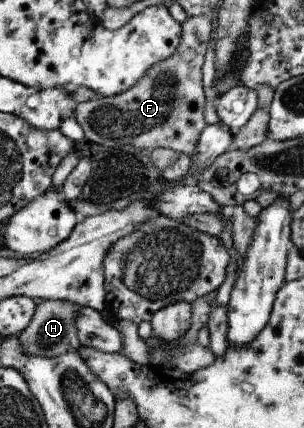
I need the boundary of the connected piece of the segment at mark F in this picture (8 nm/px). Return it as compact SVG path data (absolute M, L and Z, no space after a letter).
M209 16L187 17L180 24L180 38L176 51L168 58L153 64L131 88L111 97L94 97L92 100L77 103L74 118L81 126L83 142L106 147L130 145L134 148L151 150L162 147L176 151L178 154L185 154L187 157L193 155L200 133L206 126L203 121L206 101L202 88L201 67L208 43L213 38L213 27Z

